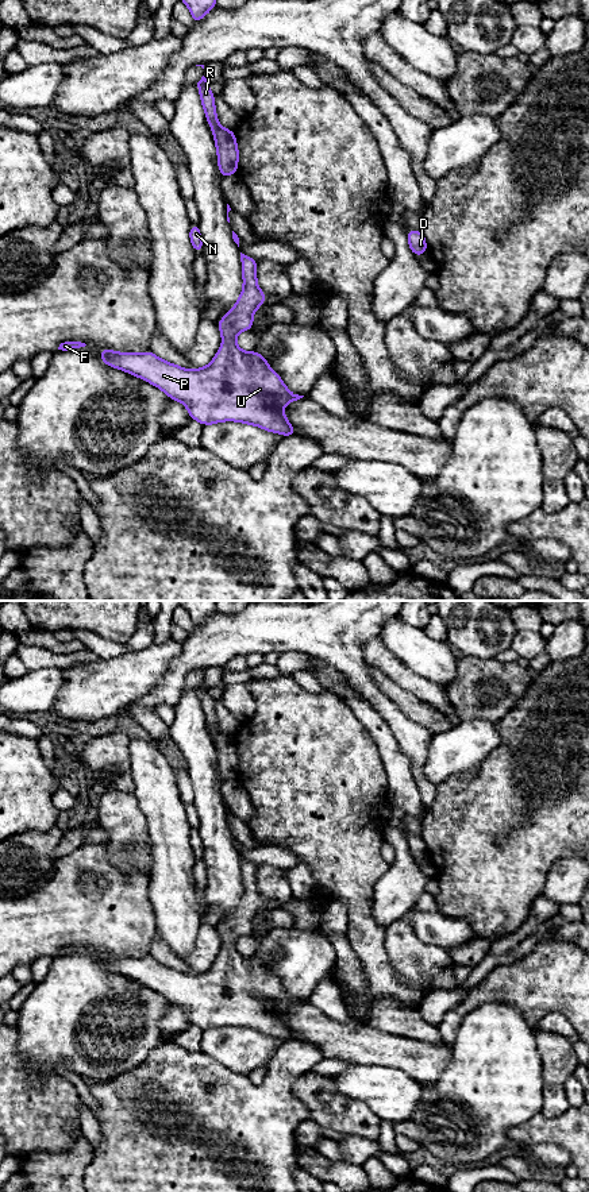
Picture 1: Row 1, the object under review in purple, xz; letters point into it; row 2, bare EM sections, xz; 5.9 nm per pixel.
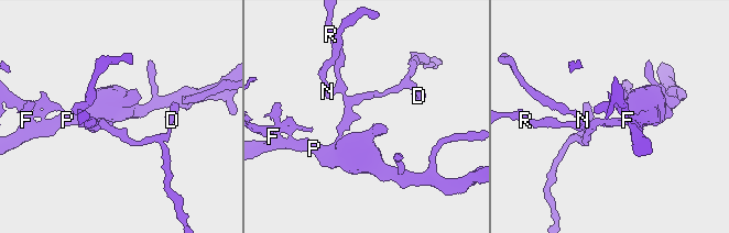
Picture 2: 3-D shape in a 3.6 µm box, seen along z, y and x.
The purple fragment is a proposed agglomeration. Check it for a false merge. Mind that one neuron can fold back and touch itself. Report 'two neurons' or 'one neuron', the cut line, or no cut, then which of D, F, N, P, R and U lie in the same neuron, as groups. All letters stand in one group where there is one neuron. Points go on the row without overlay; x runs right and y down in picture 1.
one neuron; cut none; groups D F N P R U

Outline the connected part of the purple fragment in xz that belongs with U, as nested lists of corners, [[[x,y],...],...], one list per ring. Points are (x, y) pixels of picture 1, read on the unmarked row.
[[[242,857],[240,867],[243,895],[232,914],[217,926],[223,949],[208,971],[188,975],[158,963],[151,956],[128,958],[101,953],[99,954],[100,963],[104,969],[142,983],[163,995],[169,1003],[185,1008],[189,1022],[203,1030],[213,1030],[220,1026],[239,1026],[261,1031],[267,1037],[296,1041],[296,1033],[288,1027],[281,1012],[304,1000],[293,999],[288,995],[282,983],[270,973],[267,965],[255,954],[246,957],[235,949],[235,942],[239,937],[251,936],[254,930],[253,919],[266,906],[265,898],[257,888],[258,867]]]

